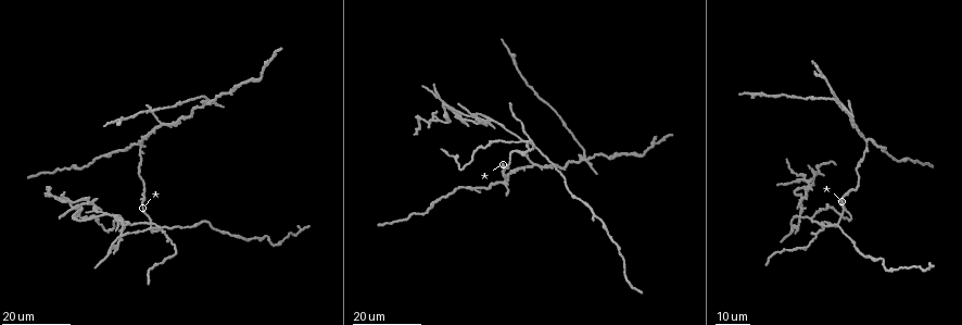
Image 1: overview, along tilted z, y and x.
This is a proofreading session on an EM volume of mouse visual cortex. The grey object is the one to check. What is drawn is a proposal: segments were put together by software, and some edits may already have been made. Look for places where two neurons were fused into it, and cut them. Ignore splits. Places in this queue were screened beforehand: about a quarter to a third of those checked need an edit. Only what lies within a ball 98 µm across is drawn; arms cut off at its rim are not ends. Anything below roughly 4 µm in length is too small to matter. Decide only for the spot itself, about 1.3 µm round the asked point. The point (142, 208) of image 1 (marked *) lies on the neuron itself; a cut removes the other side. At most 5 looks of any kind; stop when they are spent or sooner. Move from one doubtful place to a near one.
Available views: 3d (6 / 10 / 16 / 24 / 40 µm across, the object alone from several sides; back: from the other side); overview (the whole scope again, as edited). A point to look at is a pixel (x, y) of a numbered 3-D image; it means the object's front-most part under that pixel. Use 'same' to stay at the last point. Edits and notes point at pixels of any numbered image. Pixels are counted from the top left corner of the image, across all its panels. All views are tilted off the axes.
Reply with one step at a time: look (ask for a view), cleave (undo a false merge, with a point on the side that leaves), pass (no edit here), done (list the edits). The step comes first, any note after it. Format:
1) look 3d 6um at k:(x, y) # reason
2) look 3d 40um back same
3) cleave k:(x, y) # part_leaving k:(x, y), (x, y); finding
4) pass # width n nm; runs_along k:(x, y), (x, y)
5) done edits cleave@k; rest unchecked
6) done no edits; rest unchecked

look 3d 16um at 1:(460, 171) # calibre changes

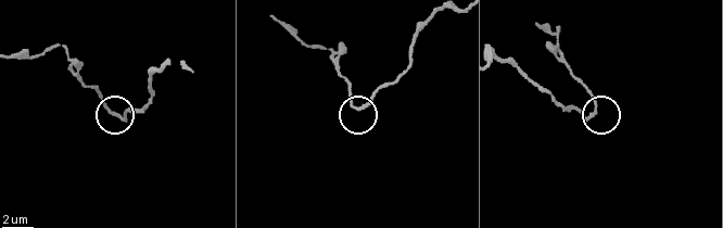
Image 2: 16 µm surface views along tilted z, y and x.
look 3d 10um at 2:(592, 112)

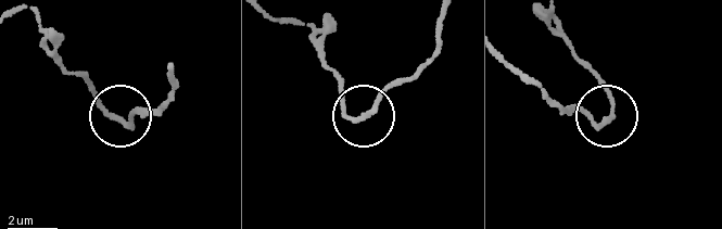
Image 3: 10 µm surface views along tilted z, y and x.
look 3d 10um back at 3:(606, 120) # other side

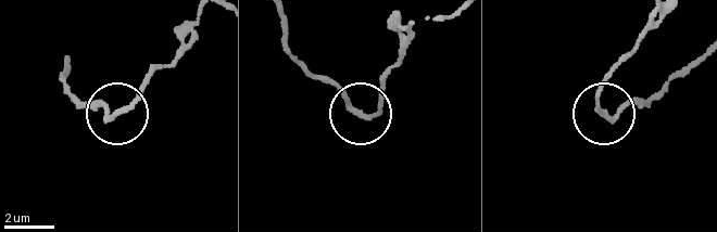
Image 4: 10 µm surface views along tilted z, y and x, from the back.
pass # width 200 nm; runs_along 4:(278, 10), (291, 51), (360, 112), (376, 113), (381, 93); all the same neuron

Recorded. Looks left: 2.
look 3d 24um at 1:(798, 227) # three-way junction

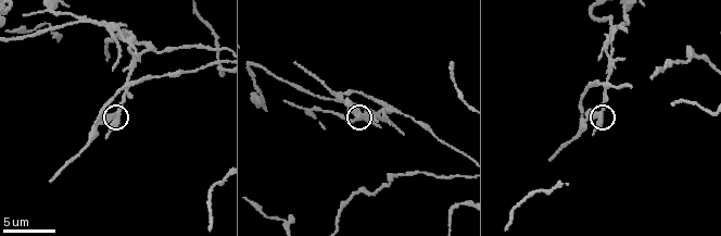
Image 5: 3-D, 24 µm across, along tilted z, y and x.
look 3d 10um at 5:(115, 115)

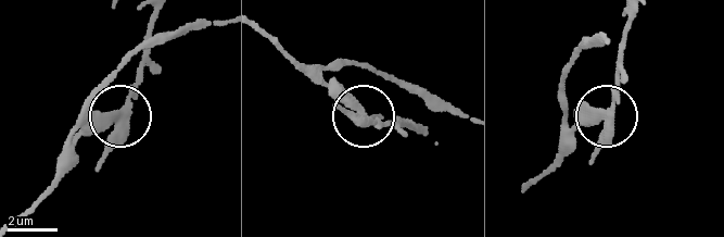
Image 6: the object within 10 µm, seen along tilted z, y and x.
cleave 6:(108, 151) # part_leaving 6:(124, 113), (154, 13); two neurons meet here

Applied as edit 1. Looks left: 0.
done edits cleave@6; rest unchecked

